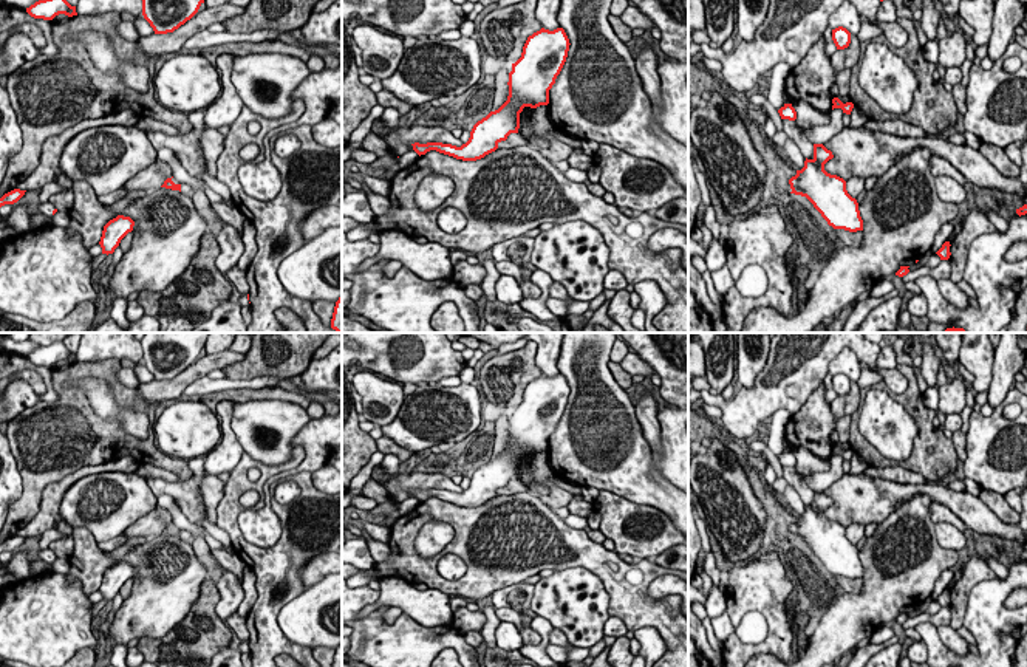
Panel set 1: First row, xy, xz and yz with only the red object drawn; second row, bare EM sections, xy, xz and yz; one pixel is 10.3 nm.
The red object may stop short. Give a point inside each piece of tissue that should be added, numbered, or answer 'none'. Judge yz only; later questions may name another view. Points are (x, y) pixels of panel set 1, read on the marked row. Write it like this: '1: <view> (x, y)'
none

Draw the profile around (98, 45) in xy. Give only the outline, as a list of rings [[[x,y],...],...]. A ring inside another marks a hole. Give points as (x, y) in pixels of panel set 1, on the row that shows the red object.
[[[84,31],[73,36],[71,40],[82,42],[90,60],[104,73],[116,71],[122,82],[139,91],[145,93],[148,90],[150,73],[147,67],[136,65],[128,60],[121,60],[116,56],[113,43],[105,32]]]

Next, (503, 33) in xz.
[[[523,0],[489,12],[476,32],[487,54],[512,63],[520,59],[527,37],[543,28],[535,9],[537,0]]]

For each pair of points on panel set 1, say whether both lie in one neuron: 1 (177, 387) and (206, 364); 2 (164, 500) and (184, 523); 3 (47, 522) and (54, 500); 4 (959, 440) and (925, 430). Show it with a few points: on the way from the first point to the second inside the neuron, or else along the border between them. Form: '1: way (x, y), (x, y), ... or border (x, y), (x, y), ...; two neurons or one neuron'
1: way (184, 379), (198, 369); one neuron
2: way (170, 506), (178, 517); one neuron
3: way (47, 517), (50, 505); one neuron
4: border (951, 438), (958, 458); two neurons

